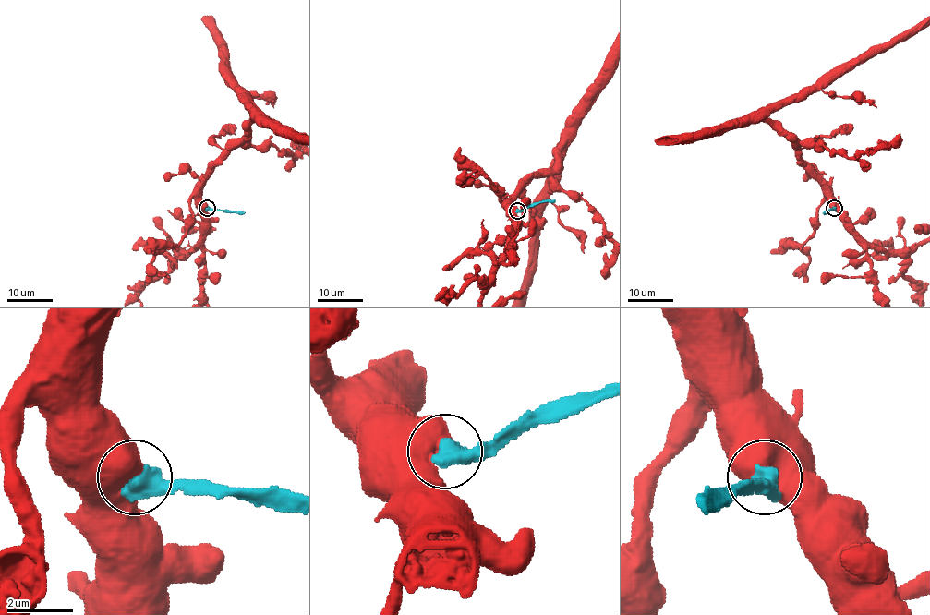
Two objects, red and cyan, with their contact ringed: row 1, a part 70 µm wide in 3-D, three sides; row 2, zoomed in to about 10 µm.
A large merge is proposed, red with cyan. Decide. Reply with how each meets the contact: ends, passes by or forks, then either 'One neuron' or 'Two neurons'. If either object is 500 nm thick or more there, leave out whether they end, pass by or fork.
Two neurons

